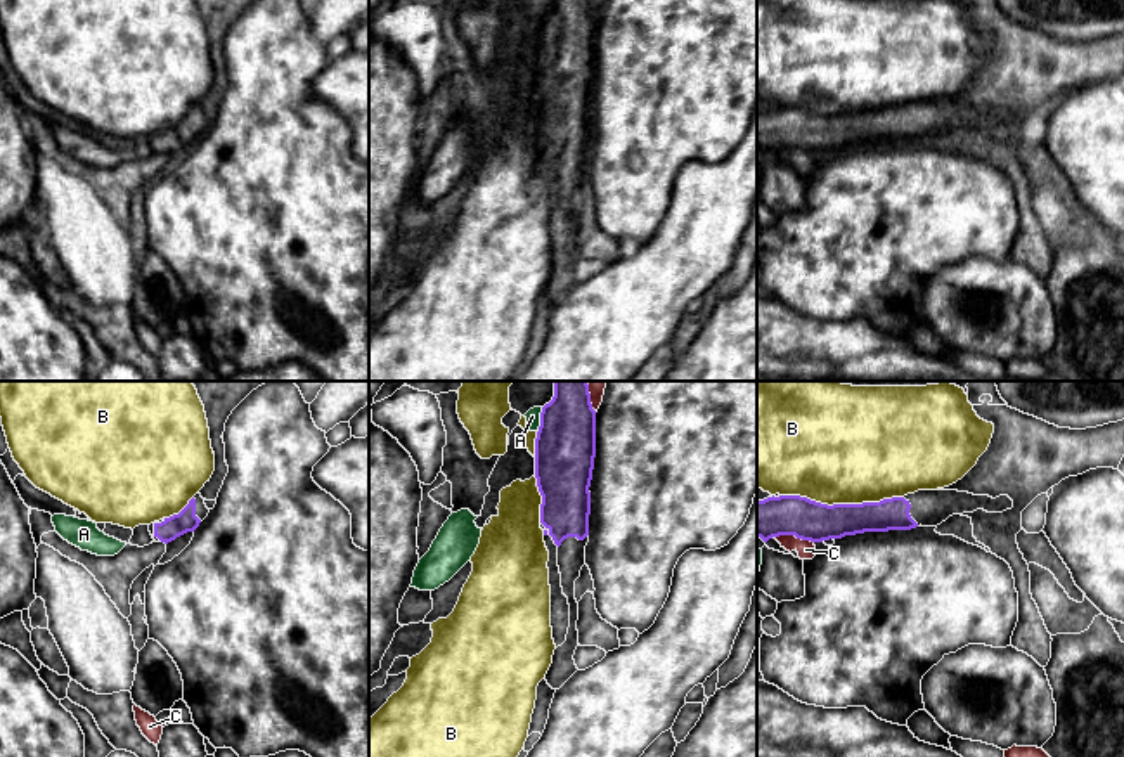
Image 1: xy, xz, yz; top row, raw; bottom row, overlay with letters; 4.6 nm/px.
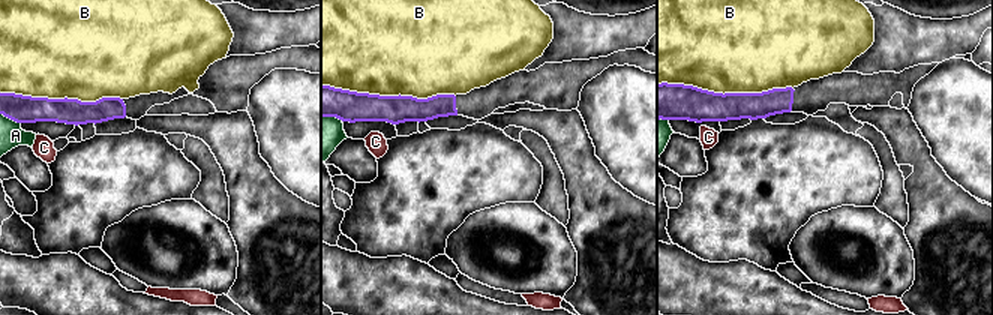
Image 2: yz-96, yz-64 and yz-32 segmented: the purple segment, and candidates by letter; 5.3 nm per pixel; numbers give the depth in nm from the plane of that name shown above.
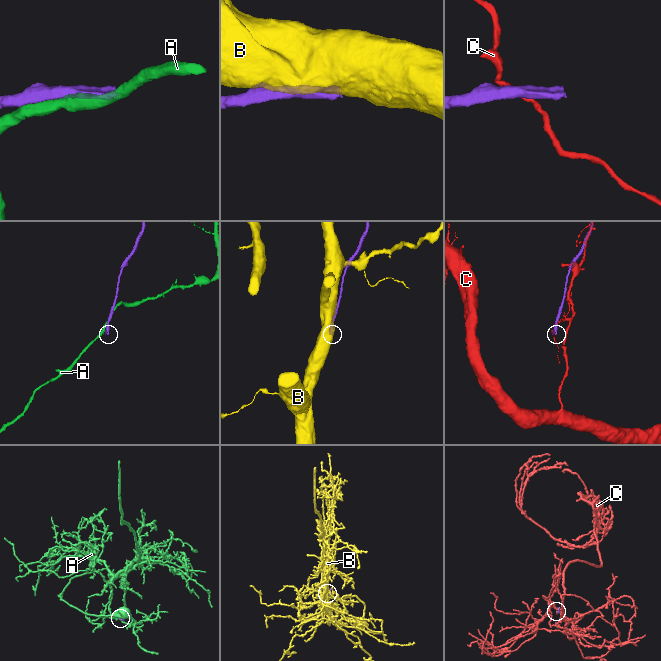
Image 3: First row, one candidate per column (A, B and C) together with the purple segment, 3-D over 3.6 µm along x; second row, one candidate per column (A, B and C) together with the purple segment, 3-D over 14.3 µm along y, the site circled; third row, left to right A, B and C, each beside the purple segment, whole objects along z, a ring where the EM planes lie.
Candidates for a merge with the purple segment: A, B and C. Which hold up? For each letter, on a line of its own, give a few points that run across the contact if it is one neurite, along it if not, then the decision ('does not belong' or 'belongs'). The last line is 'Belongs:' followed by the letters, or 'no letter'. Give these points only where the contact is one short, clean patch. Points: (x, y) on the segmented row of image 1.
A: does not belong
B: does not belong
C: line yz (775, 536), (795, 536), (813, 543); does not belong
Belongs: no letter

